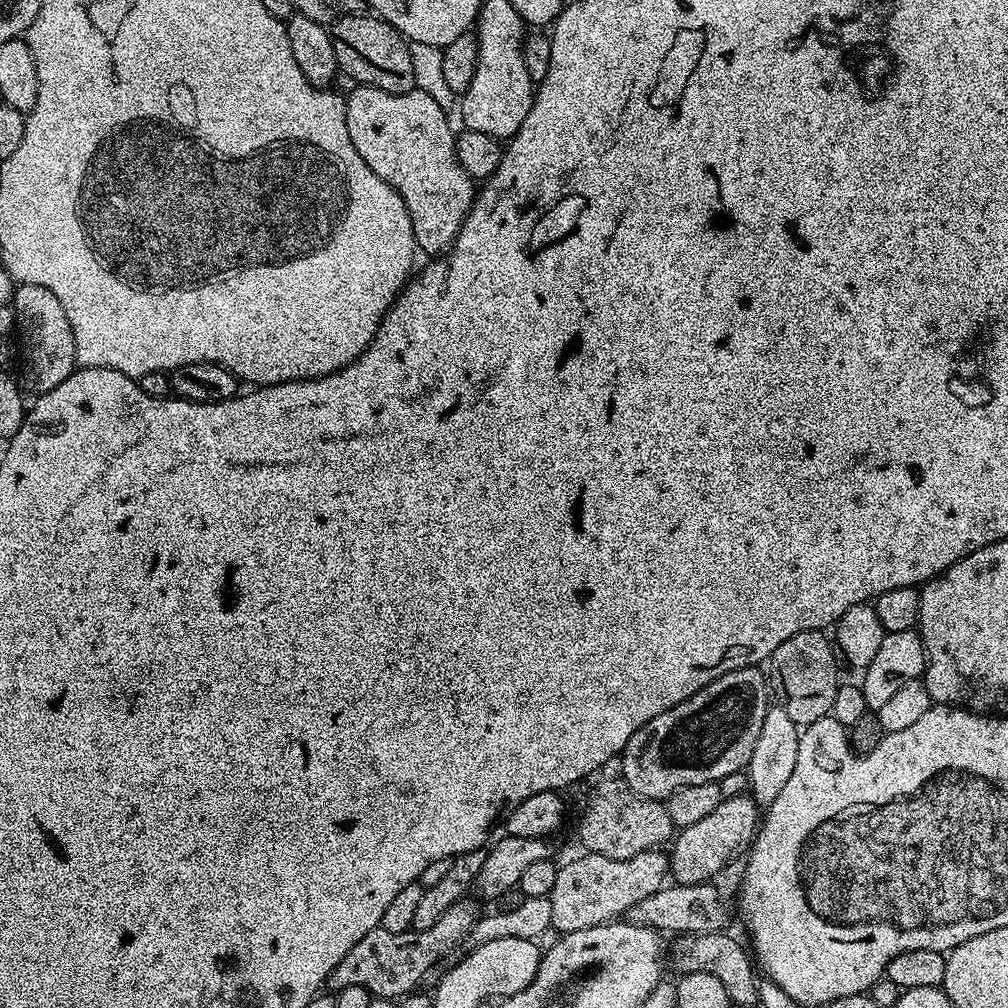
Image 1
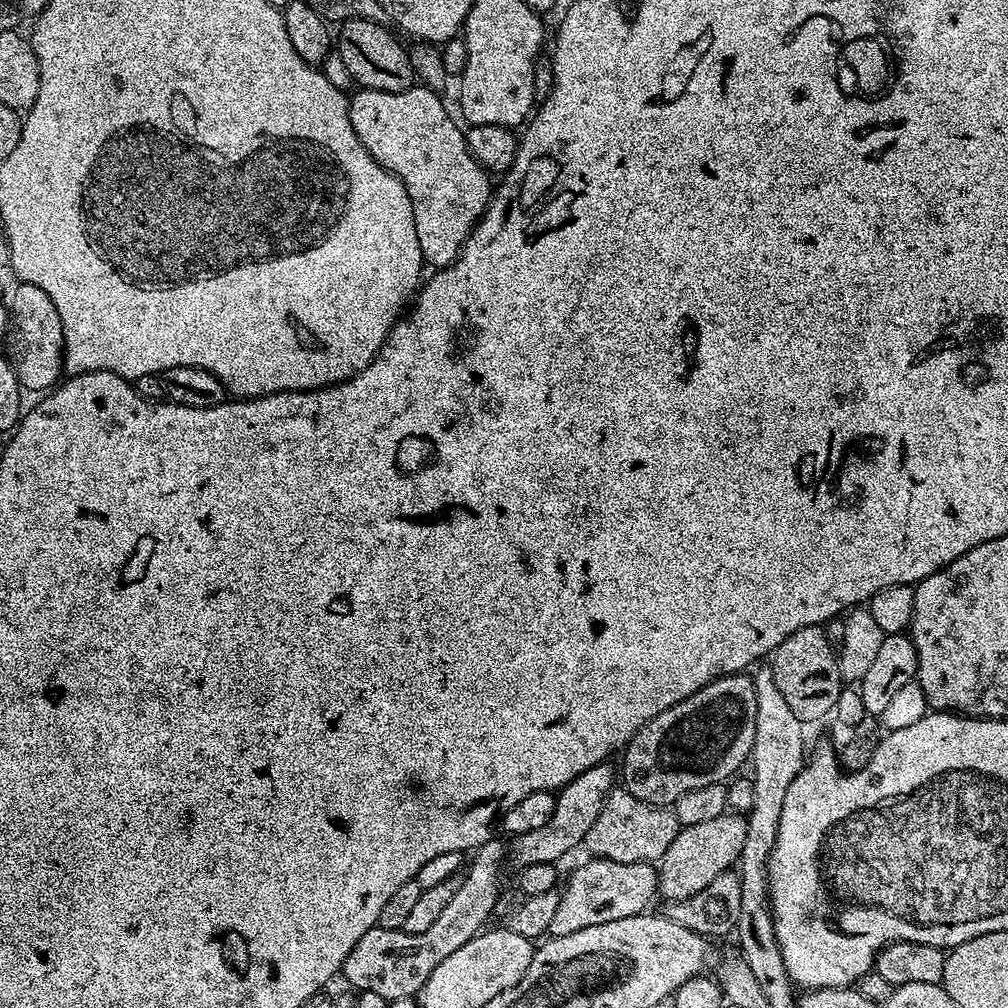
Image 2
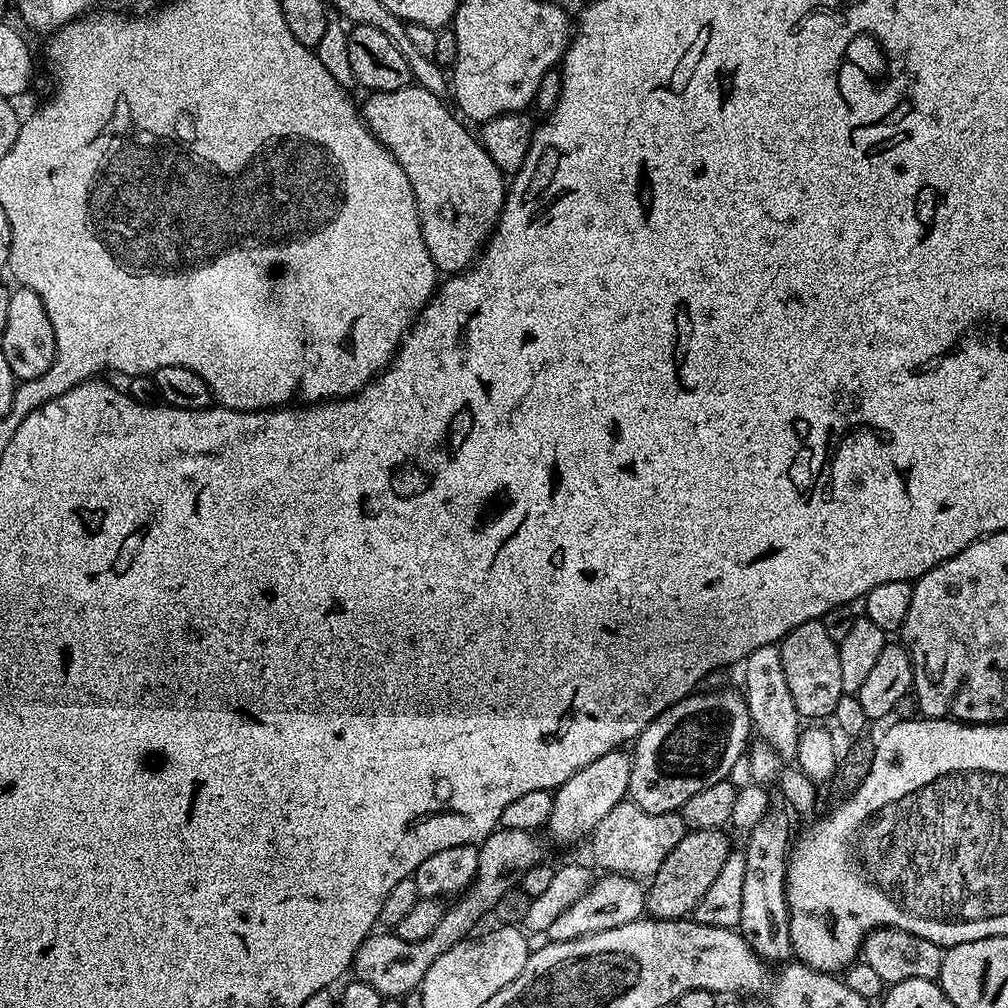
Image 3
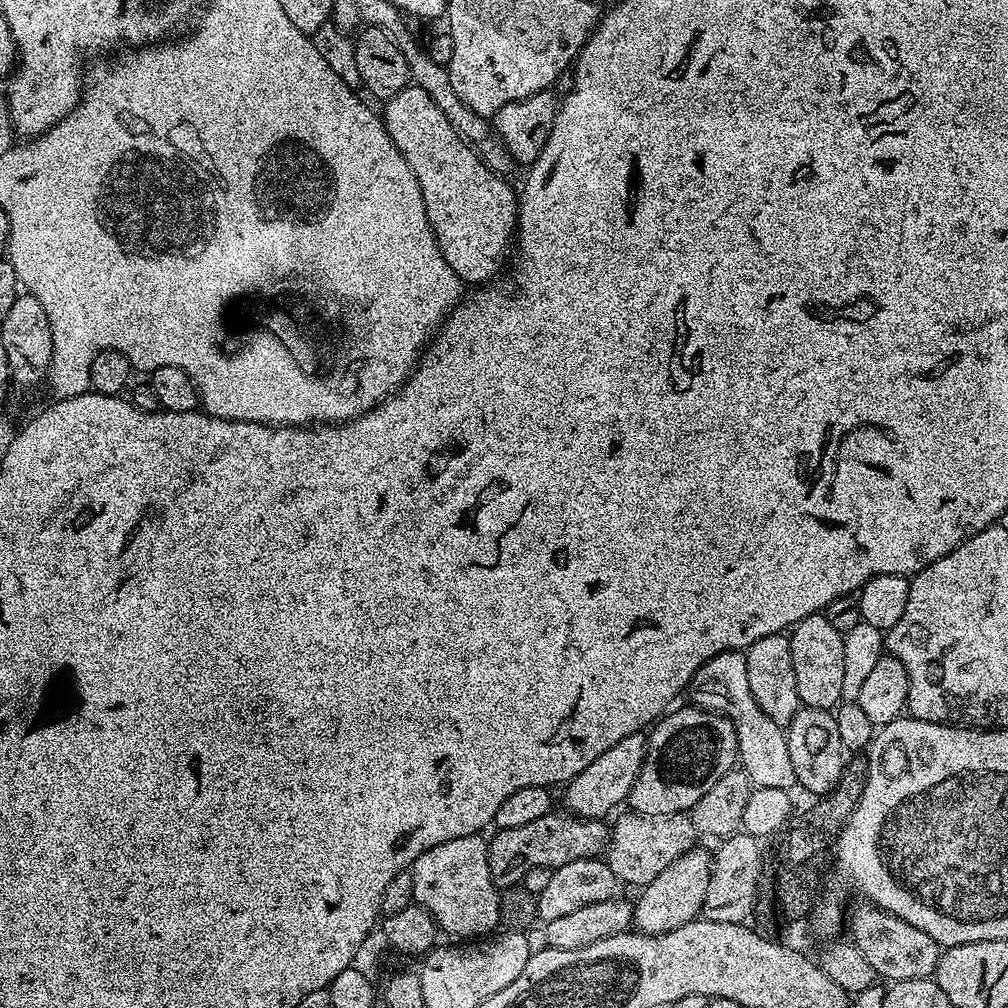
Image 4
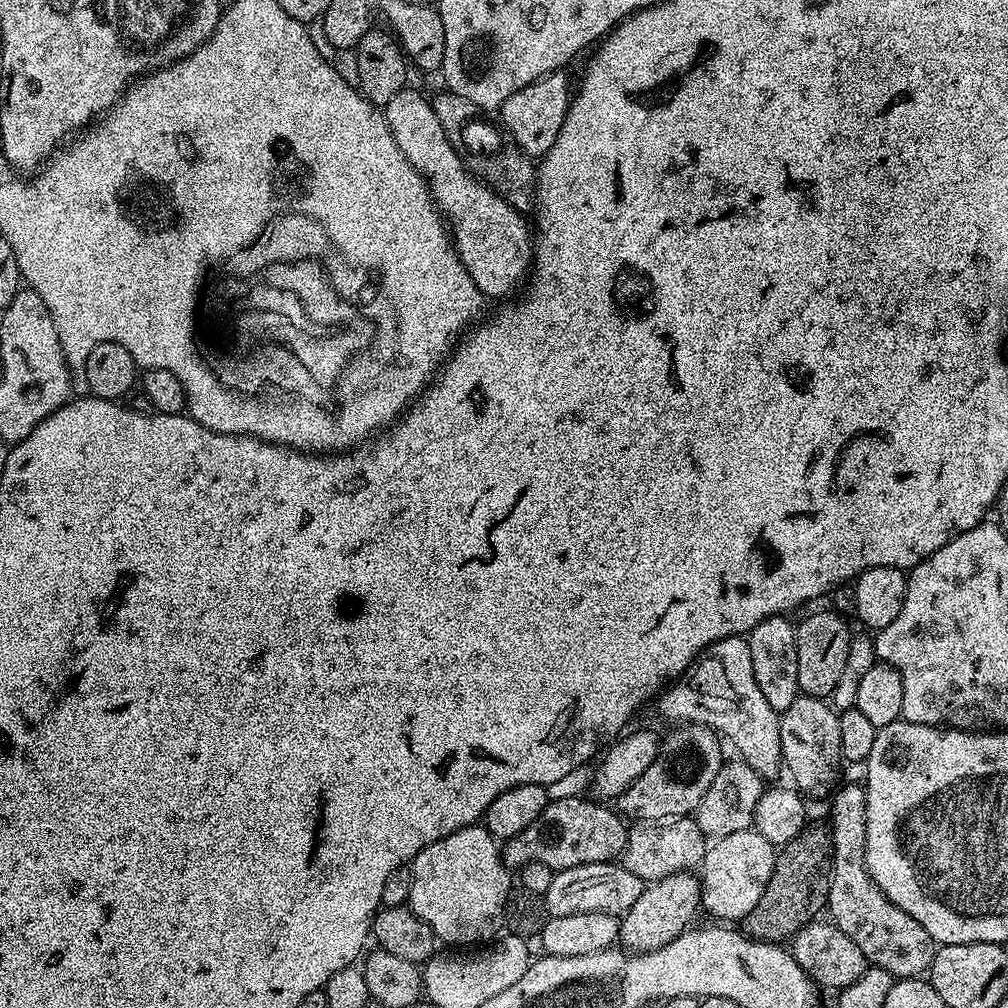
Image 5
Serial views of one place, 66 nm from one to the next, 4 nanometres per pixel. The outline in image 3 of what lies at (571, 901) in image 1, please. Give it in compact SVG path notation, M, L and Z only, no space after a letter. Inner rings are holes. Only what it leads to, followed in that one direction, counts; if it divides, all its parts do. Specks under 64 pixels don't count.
M604 874L593 879L592 884L570 906L570 910L558 914L546 933L551 942L570 942L574 938L582 938L590 934L598 934L602 930L614 930L614 926L626 926L626 922L634 922L641 919L646 912L646 888L639 879L630 876L618 876L615 874Z

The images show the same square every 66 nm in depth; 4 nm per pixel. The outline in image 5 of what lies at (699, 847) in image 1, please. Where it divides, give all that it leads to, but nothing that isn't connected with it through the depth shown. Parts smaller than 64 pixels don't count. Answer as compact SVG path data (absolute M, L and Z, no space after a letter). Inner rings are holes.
M691 871L675 872L645 886L642 898L638 898L638 902L634 902L634 906L630 906L630 910L623 913L619 943L633 953L653 952L687 932L695 921L692 919L695 918L696 911L699 913L702 908L702 884L692 876L695 875Z

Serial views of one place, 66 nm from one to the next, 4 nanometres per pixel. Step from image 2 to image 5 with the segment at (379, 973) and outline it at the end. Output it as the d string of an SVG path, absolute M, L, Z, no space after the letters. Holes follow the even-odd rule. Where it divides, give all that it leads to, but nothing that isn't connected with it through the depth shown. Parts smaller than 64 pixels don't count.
M575 796L549 800L546 810L542 810L542 814L538 814L538 818L534 818L534 822L530 822L530 826L526 826L522 834L503 841L504 865L509 870L519 870L530 862L542 862L553 870L559 870L583 864L606 864L615 861L623 853L628 841L625 821L619 811L611 812L604 805L607 803L588 799Z

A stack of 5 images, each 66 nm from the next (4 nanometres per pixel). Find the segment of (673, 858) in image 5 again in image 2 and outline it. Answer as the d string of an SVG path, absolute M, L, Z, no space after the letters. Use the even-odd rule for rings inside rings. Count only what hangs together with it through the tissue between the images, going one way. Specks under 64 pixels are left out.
M616 786L605 796L602 810L598 810L598 818L594 818L594 826L590 826L590 834L586 834L583 847L588 848L589 857L598 860L658 862L666 850L670 850L670 842L674 842L681 827L671 807L647 804L645 800L634 798L627 788Z

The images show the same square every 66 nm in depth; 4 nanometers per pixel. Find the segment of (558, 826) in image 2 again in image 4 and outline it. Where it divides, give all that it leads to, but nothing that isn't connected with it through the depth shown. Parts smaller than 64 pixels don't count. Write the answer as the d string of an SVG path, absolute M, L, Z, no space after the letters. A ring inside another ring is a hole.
M639 731L622 738L618 746L610 746L606 754L598 754L598 758L594 758L594 762L590 762L590 766L586 766L582 774L568 781L563 789L563 807L571 815L580 816L583 820L598 820L607 817L607 812L615 813L627 801L630 790L642 770L647 749L648 737L643 731Z

